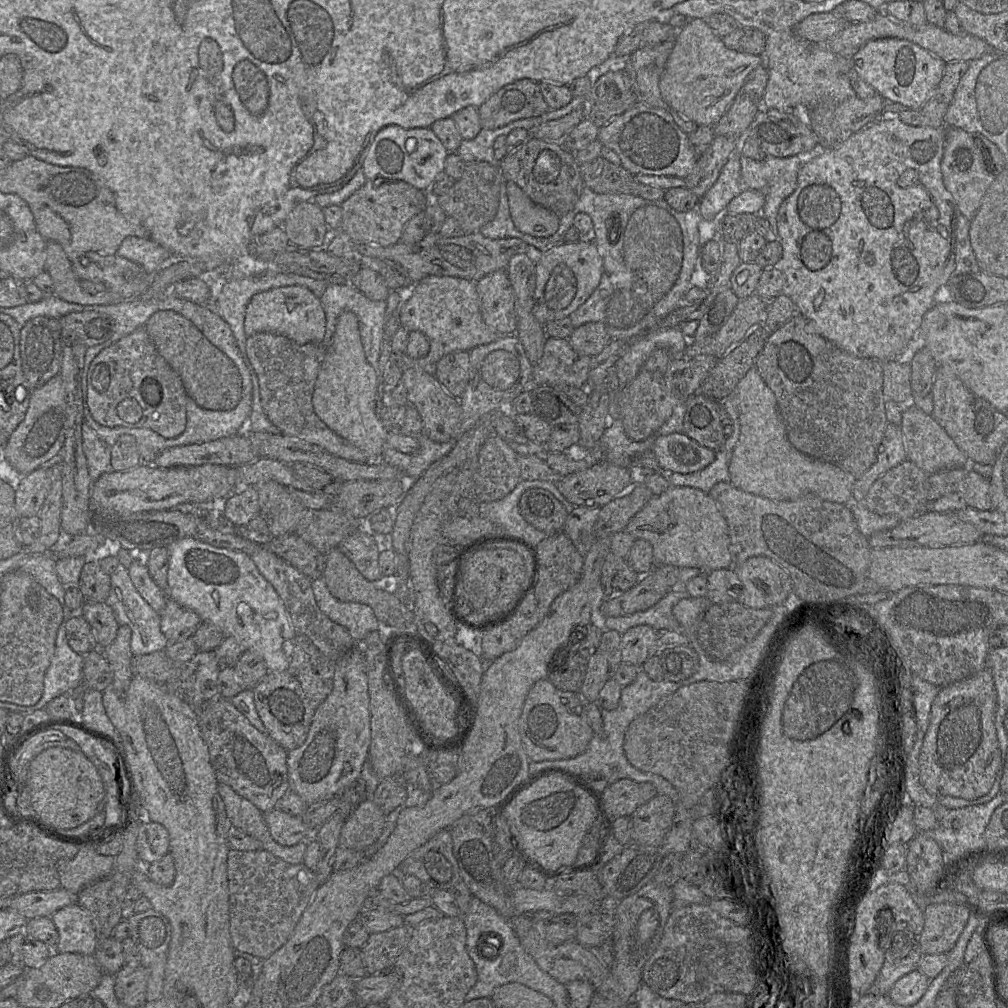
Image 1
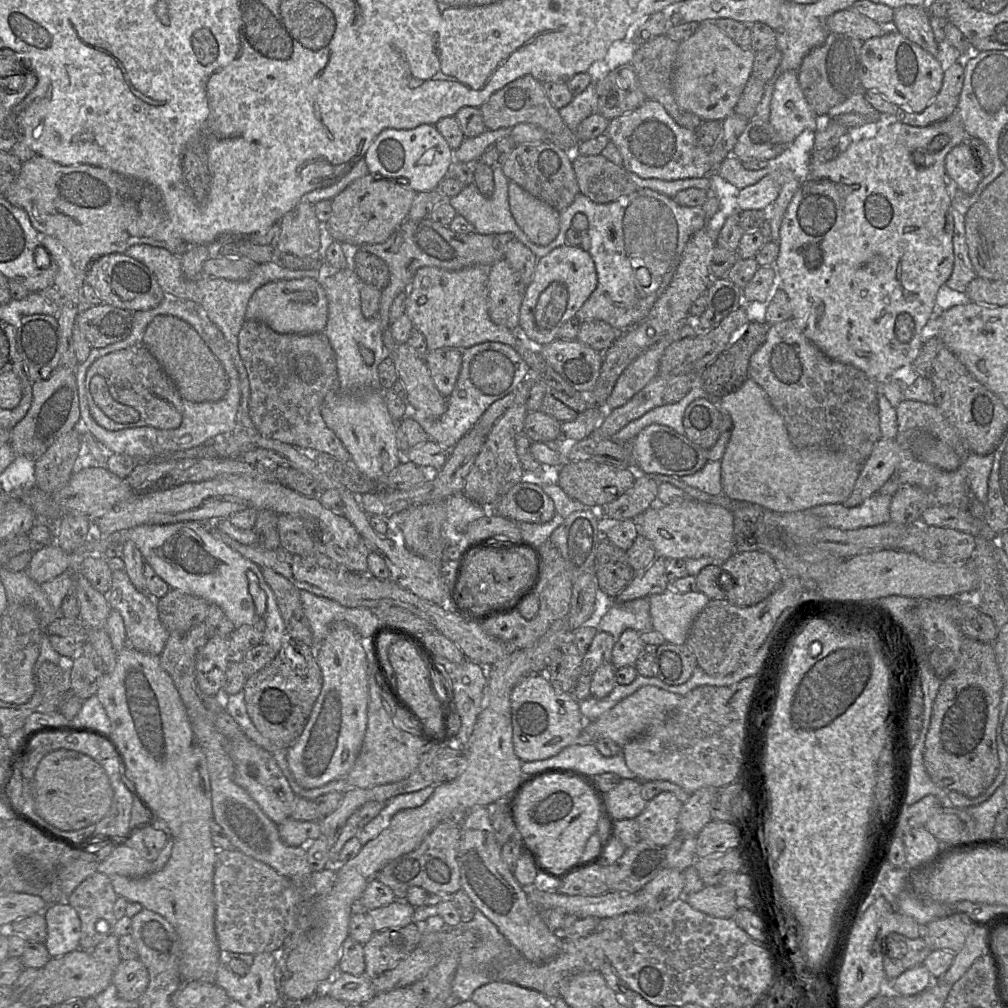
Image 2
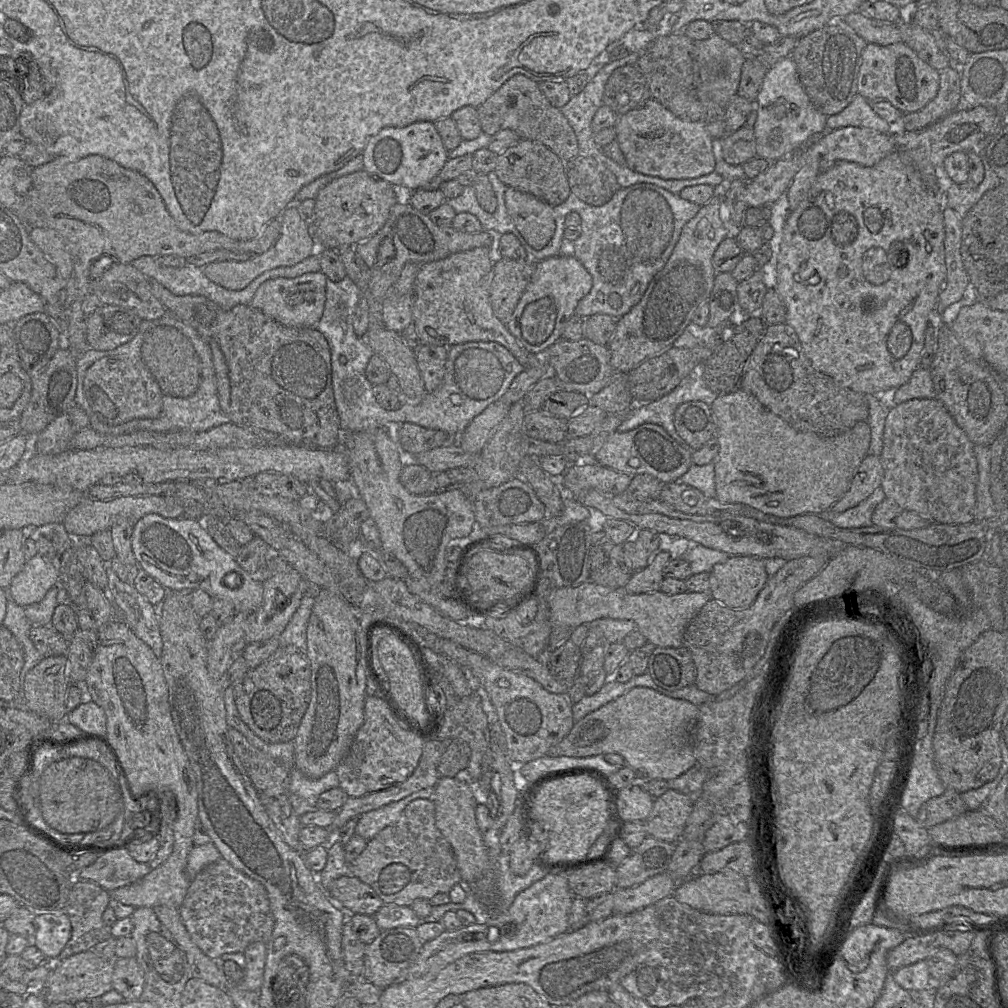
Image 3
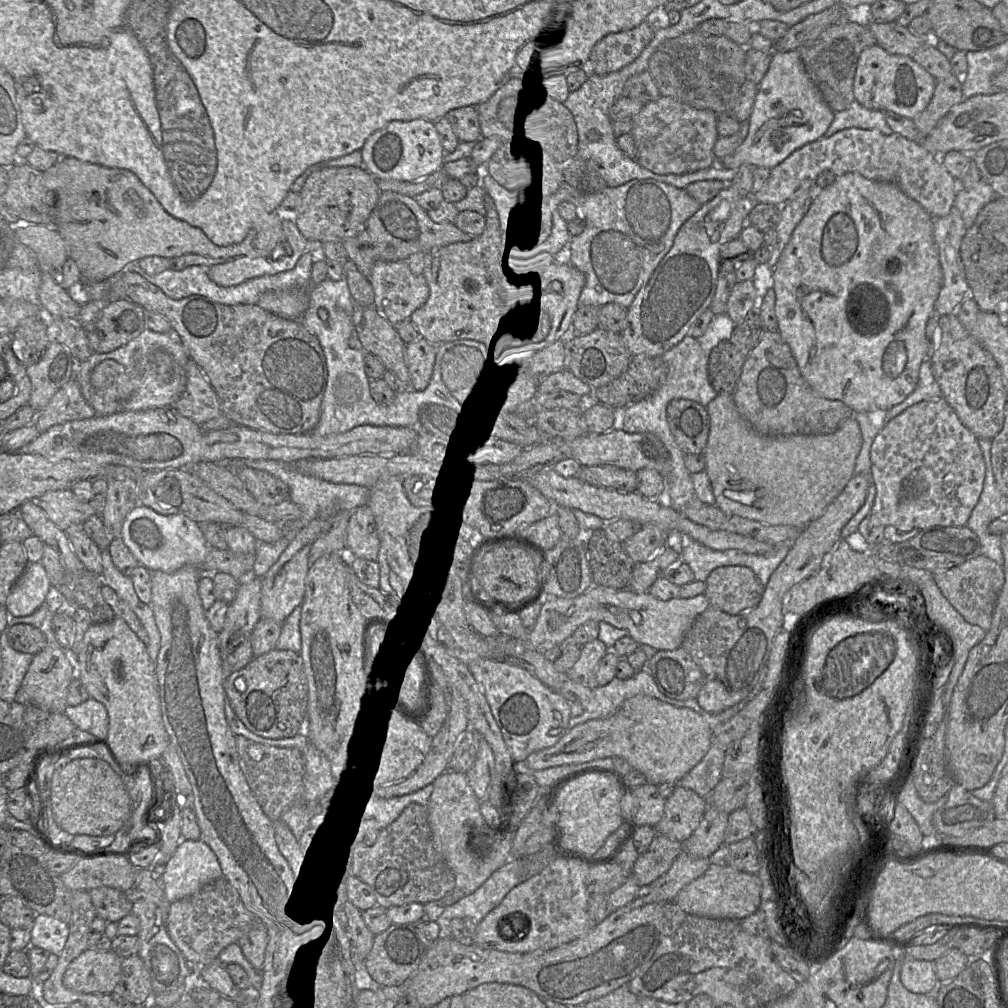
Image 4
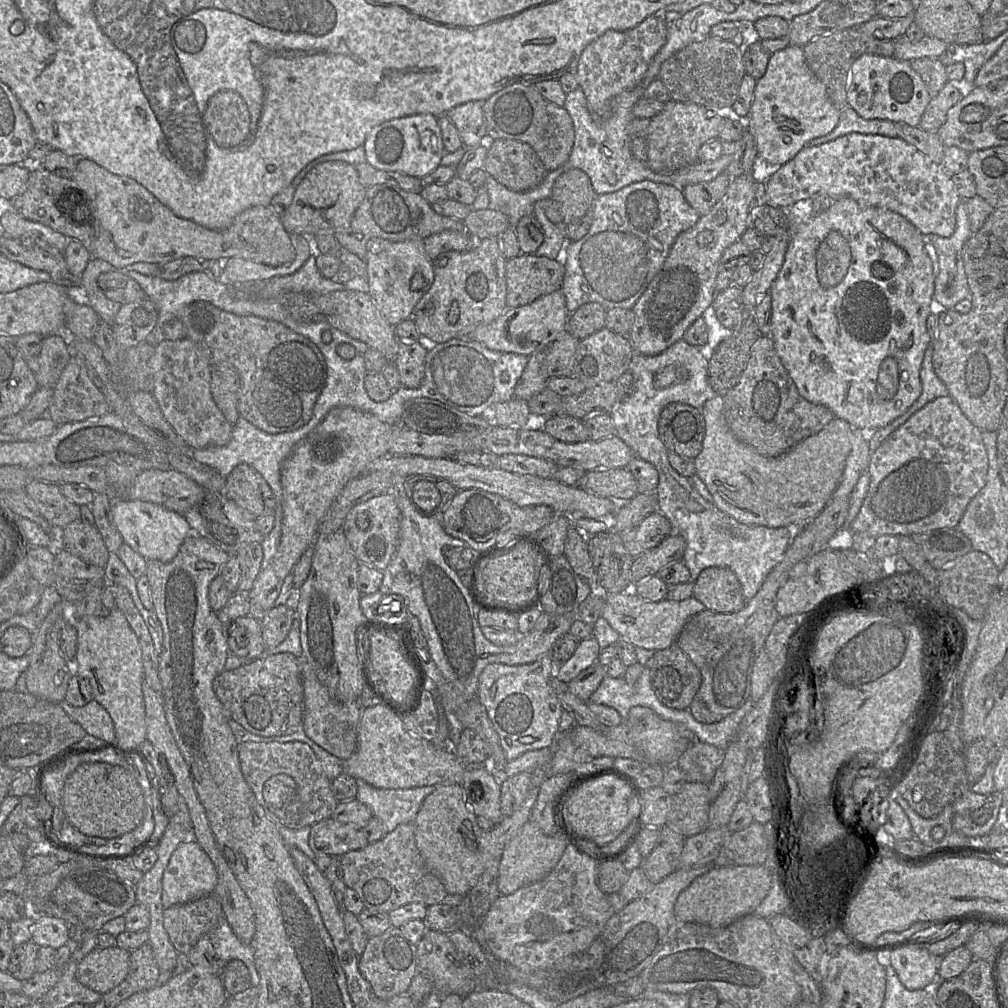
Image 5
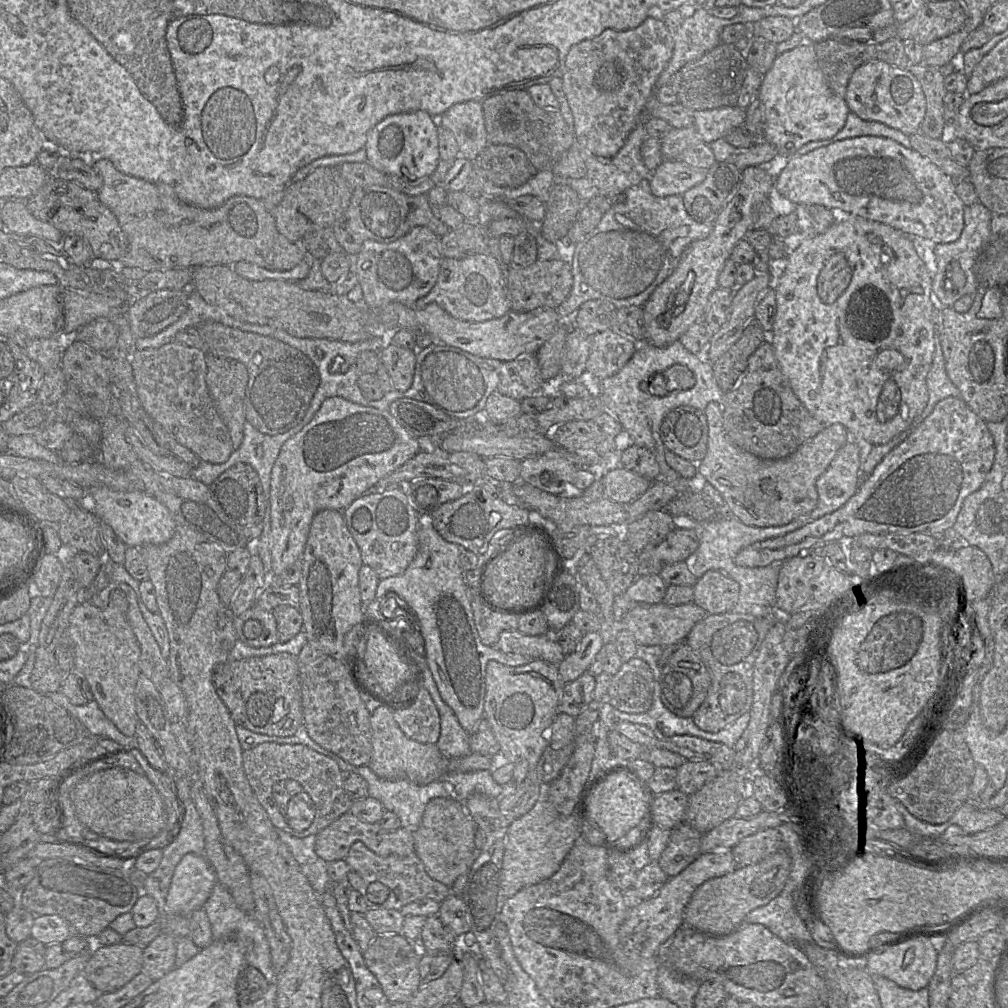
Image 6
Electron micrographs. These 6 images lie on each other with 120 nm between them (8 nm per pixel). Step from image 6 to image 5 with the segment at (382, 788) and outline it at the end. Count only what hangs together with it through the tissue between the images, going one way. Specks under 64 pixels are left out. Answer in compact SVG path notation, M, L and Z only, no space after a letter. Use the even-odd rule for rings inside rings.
M356 779L356 783L356 799L369 808L372 817L381 821L384 835L392 832L399 824L413 823L424 799L436 787L377 789L362 779Z

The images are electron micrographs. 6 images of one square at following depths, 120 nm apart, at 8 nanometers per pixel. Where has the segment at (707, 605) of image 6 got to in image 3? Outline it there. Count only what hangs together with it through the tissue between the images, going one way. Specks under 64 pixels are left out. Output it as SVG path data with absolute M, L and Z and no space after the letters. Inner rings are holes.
M731 556L710 571L710 596L731 609L749 607L769 579L764 559Z

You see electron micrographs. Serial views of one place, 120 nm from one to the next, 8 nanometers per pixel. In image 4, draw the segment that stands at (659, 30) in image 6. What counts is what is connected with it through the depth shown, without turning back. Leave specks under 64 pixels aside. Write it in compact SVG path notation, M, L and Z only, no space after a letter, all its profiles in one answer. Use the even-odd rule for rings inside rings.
M648 22L626 31L610 33L593 47L588 59L590 75L606 75L633 62L650 43L655 31Z

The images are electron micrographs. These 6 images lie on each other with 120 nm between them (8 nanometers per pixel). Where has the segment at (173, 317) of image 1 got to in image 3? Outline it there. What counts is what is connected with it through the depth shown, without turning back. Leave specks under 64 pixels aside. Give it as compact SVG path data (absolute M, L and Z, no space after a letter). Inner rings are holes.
M173 327L148 330L142 342L141 359L155 378L164 395L187 398L199 385L199 359L187 337Z

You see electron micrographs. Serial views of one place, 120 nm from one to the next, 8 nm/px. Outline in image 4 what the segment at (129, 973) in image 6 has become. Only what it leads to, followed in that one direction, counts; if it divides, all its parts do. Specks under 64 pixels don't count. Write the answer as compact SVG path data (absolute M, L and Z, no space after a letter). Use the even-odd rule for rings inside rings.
M88 948L69 964L63 984L81 993L112 994L121 978L122 960L112 950Z

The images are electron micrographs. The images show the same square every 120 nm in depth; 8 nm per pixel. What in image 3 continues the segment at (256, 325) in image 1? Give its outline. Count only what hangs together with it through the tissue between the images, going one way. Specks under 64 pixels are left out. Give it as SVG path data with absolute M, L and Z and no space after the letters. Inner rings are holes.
M321 271L305 273L296 278L271 279L258 288L250 305L284 326L313 328L323 315L326 280L327 277Z

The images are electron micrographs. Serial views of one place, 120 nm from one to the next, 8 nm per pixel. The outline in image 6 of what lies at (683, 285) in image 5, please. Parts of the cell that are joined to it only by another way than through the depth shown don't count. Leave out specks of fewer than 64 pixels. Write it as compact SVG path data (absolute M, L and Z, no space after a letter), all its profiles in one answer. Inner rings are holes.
M760 166L747 167L737 193L726 204L713 224L711 234L692 242L683 252L676 269L650 295L643 305L644 342L657 347L678 340L695 322L704 319L710 295L718 287L718 277L738 242L752 228L757 209L768 201L775 179Z

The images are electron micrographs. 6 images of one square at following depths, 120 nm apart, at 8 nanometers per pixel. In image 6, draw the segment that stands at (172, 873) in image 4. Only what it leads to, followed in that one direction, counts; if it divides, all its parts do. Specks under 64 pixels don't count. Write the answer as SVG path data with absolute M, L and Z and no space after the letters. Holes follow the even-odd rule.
M184 855L174 870L166 896L167 914L189 916L207 901L215 882L215 873L204 855Z

